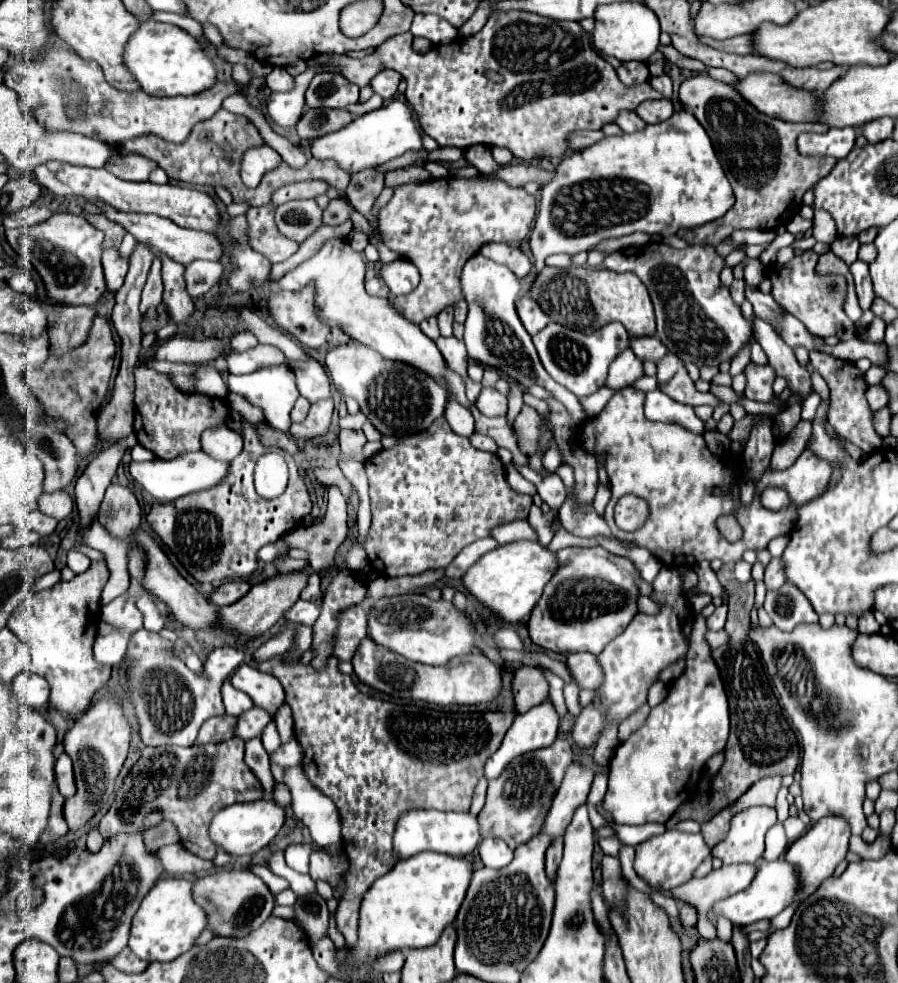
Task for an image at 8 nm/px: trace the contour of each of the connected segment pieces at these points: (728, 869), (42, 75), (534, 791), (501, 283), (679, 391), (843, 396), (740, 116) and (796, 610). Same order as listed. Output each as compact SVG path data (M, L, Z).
M722 865L720 869L710 871L702 879L690 879L688 883L672 889L676 901L690 903L698 909L698 931L704 939L716 937L716 927L708 923L706 913L720 899L726 899L738 891L744 891L756 877L756 865Z
M48 47L44 49L42 59L12 65L6 69L4 85L14 89L20 101L24 101L24 95L38 99L40 107L36 117L48 129L74 131L96 137L104 143L118 143L144 133L154 133L172 143L182 143L198 121L210 119L222 107L222 101L238 91L234 81L218 81L212 89L190 97L152 97L146 93L126 95L106 83L104 73L96 63L82 61L66 47Z
M560 737L550 747L516 757L496 781L488 783L486 805L478 815L482 837L500 837L512 849L516 849L518 845L540 835L552 797L562 783L568 763L572 763L576 757L580 757L580 753L574 753L570 743Z
M476 253L468 259L462 271L462 295L468 303L468 319L466 319L466 331L464 331L464 343L468 349L468 357L476 359L484 365L496 367L504 371L508 377L514 377L524 389L532 387L534 383L544 387L552 393L554 399L566 405L570 417L576 425L582 425L588 415L582 409L578 397L564 389L560 383L556 383L540 365L538 353L534 349L534 343L524 329L518 313L516 313L516 299L520 295L520 279L506 267L492 259L482 257Z
M668 353L662 361L656 363L658 365L658 387L668 395L672 397L674 401L678 403L684 403L684 405L690 405L690 407L696 407L696 405L720 405L718 397L712 395L712 393L700 393L696 387L694 387L694 381L690 379L684 363Z
M810 353L810 363L824 377L824 381L830 387L832 403L830 403L830 411L828 411L828 423L836 429L836 433L840 433L844 439L858 445L866 453L872 453L872 449L880 449L882 437L878 437L872 427L872 411L868 409L868 403L864 399L864 391L868 389L868 385L864 381L864 373L858 371L852 363L834 359L824 353Z
M708 75L686 79L680 85L680 103L692 111L706 133L712 139L714 151L726 171L726 177L734 189L736 203L720 219L690 229L680 229L676 235L688 243L718 245L730 237L736 229L778 229L792 211L794 215L802 207L802 195L824 179L837 163L833 157L804 157L796 149L796 137L802 131L826 133L824 123L788 123L776 117L768 117L752 107L730 85L714 81Z
M784 583L778 591L768 591L764 609L774 625L784 631L792 631L800 623L818 623L818 615L808 599L790 583Z

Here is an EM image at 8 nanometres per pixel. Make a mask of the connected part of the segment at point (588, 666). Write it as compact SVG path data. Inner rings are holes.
M572 653L568 655L568 669L582 689L598 689L604 683L604 669L592 653Z

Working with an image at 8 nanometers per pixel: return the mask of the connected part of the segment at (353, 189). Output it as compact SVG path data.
M364 169L352 175L350 185L346 189L348 201L354 205L358 213L362 213L368 219L368 223L374 229L374 239L378 239L380 243L382 243L382 233L378 229L378 217L372 213L370 202L375 202L380 197L382 189L384 189L384 175L372 169Z

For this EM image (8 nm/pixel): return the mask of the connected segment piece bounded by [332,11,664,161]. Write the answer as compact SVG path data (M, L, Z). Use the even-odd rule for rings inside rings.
M494 11L490 15L490 19L486 21L486 25L472 37L466 37L466 39L456 40L447 45L435 45L428 51L428 53L416 53L412 49L412 43L410 43L410 33L400 33L400 35L392 35L388 37L382 45L376 47L376 51L364 59L352 59L348 55L334 55L332 59L332 65L336 65L340 69L340 73L352 81L354 85L358 87L366 87L372 77L382 71L382 69L394 69L398 71L400 75L404 75L404 79L408 81L408 87L406 87L406 101L408 105L414 109L414 113L418 115L418 121L420 121L420 127L426 135L430 135L434 141L438 141L440 147L458 147L458 149L468 149L472 145L486 145L486 147L506 147L512 151L512 155L516 159L524 159L524 161L532 161L534 155L538 155L540 159L558 159L558 157L564 157L566 151L568 151L568 137L574 133L574 131L598 131L602 129L606 123L612 123L618 115L620 109L628 109L628 111L634 111L642 101L646 99L662 99L664 95L658 93L656 89L650 87L650 83L642 83L642 85L634 85L634 87L626 87L614 67L610 63L606 63L602 57L598 57L598 53L592 49L590 45L590 39L586 35L586 31L582 29L580 23L576 21L556 21L556 19L550 19L550 17L540 17L536 13L528 13L528 11ZM486 69L492 69L492 71L498 71L504 81L502 83L492 83L484 77L484 71Z

